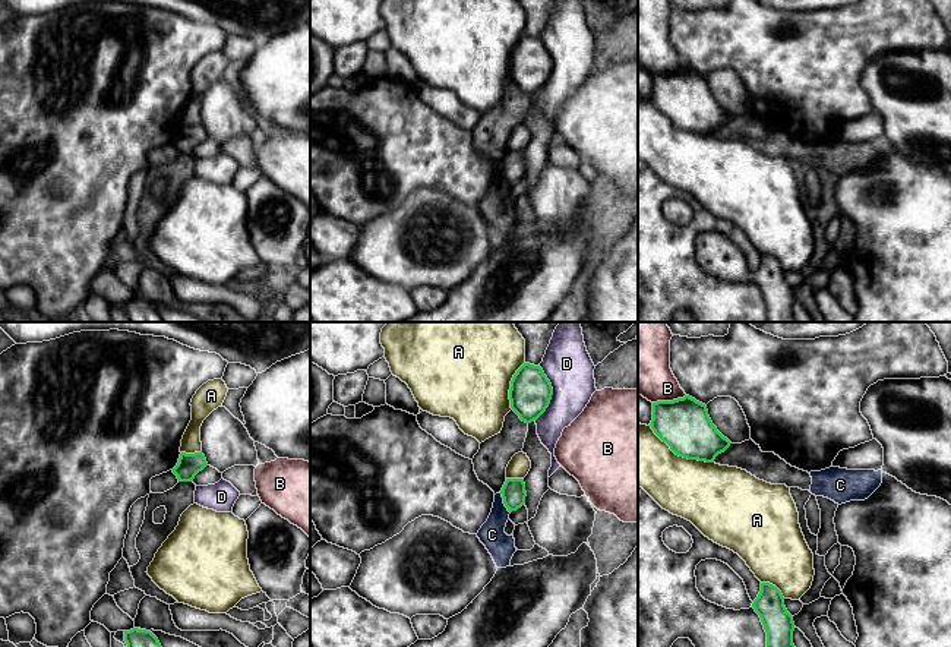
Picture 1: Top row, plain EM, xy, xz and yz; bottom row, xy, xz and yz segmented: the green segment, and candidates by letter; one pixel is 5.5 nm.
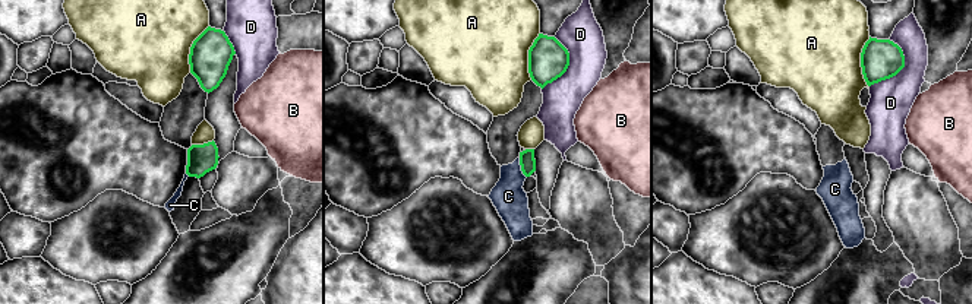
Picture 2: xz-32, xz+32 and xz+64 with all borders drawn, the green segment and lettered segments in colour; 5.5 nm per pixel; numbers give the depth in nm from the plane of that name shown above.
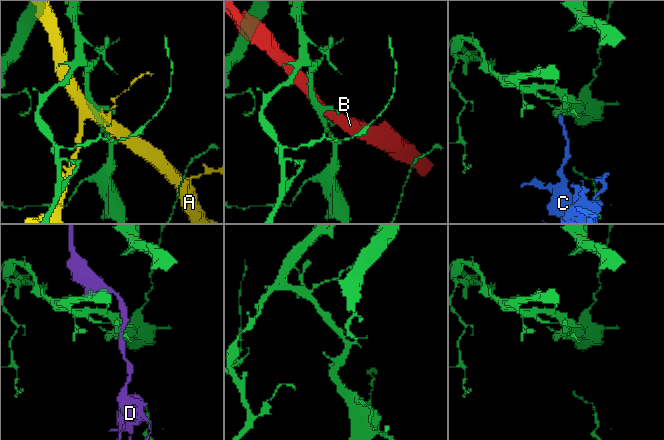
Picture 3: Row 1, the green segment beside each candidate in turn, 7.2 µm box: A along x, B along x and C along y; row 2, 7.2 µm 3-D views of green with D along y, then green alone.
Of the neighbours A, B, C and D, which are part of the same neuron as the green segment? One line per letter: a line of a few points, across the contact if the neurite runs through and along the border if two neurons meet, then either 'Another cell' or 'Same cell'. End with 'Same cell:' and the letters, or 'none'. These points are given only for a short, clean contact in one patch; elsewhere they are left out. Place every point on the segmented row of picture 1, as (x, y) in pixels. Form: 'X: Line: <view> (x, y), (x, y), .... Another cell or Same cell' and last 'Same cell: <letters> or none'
A: Another cell
B: Another cell
C: Line: xz (499, 492), (509, 513). Another cell
D: Another cell
Same cell: none

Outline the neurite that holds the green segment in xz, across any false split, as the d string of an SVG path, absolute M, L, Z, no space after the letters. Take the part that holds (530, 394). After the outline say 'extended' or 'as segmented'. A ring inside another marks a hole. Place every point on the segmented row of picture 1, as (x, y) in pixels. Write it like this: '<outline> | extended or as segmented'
M524 363L511 381L511 408L525 423L537 420L549 407L553 388L540 366Z | as segmented

